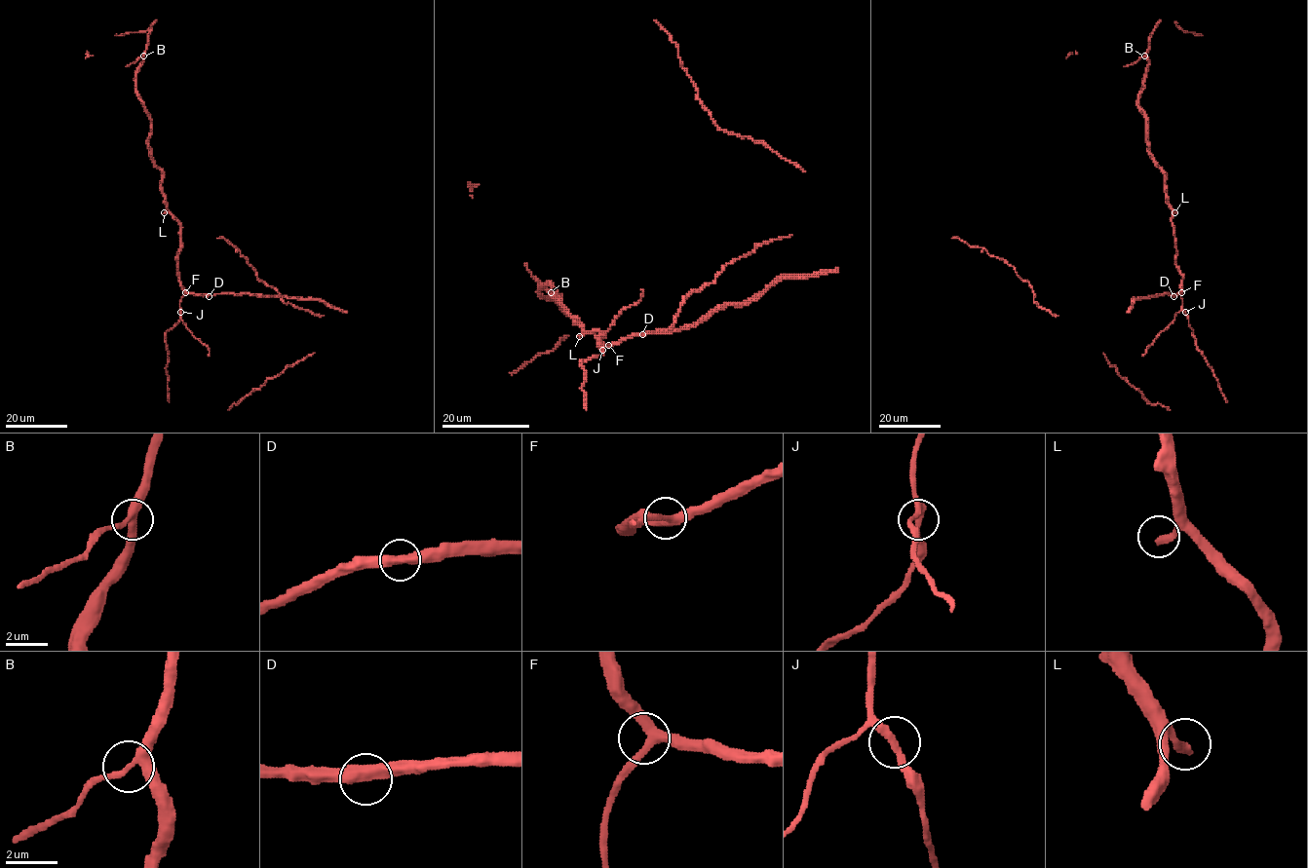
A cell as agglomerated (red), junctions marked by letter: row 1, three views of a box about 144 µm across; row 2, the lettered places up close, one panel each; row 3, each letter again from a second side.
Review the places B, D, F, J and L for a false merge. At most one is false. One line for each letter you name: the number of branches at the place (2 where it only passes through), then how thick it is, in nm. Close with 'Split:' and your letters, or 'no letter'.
Split: no letter

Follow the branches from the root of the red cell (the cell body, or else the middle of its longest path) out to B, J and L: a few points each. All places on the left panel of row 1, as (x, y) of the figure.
B: (209, 294), (188, 292), (180, 281), (180, 223), (165, 202), (135, 88), (143, 56)
J: (209, 294), (187, 292), (180, 302), (181, 312)
L: (209, 294), (192, 294), (183, 288), (177, 263), (180, 224), (168, 211), (164, 212)

